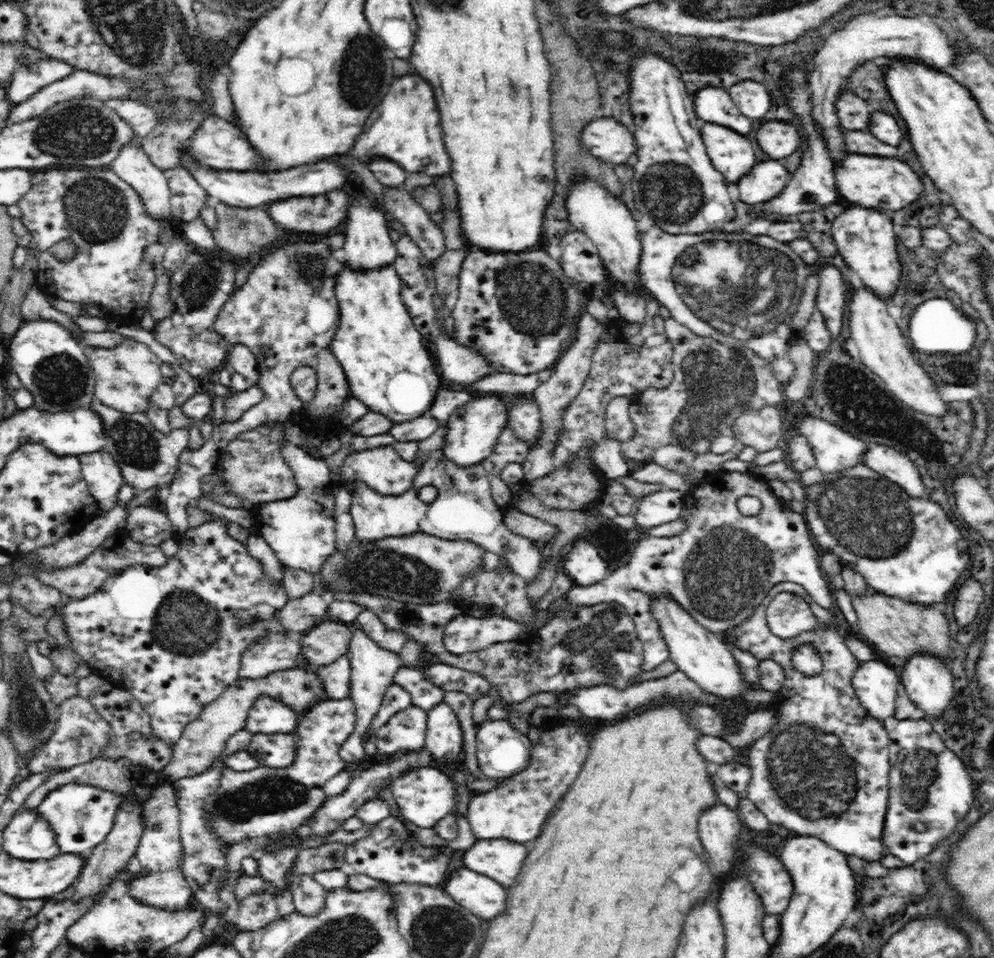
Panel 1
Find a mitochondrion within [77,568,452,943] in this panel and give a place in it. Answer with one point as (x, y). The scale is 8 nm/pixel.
(269, 794)

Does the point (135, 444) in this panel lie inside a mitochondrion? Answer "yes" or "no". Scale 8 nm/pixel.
yes

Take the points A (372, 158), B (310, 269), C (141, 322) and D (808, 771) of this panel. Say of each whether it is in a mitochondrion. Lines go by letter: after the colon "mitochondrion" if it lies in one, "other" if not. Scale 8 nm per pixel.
A: other
B: mitochondrion
C: other
D: mitochondrion

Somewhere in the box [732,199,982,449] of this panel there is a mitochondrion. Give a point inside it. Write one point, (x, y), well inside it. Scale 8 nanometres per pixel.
(853, 398)

